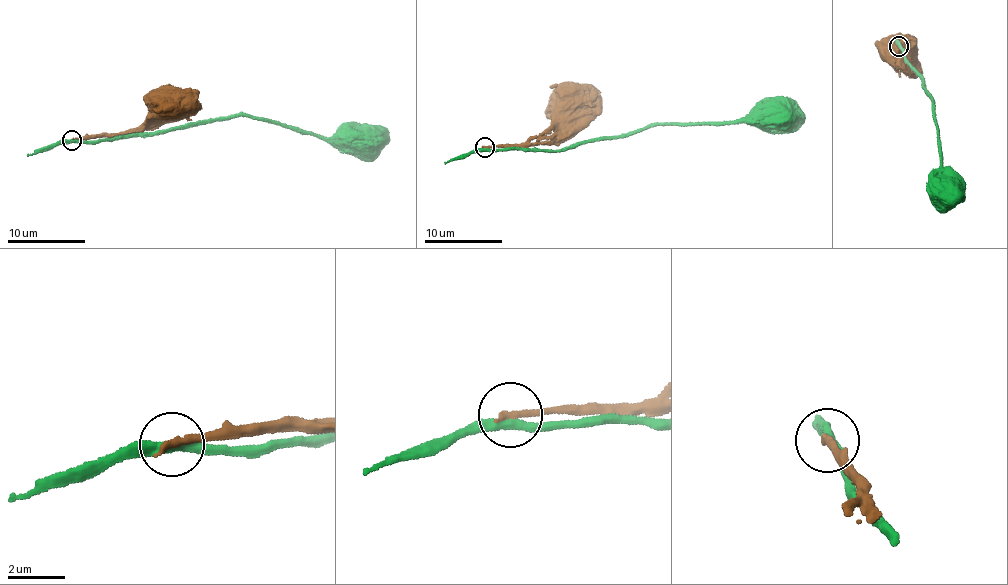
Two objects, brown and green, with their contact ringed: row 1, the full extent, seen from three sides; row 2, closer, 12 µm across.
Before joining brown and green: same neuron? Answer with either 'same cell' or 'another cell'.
another cell

